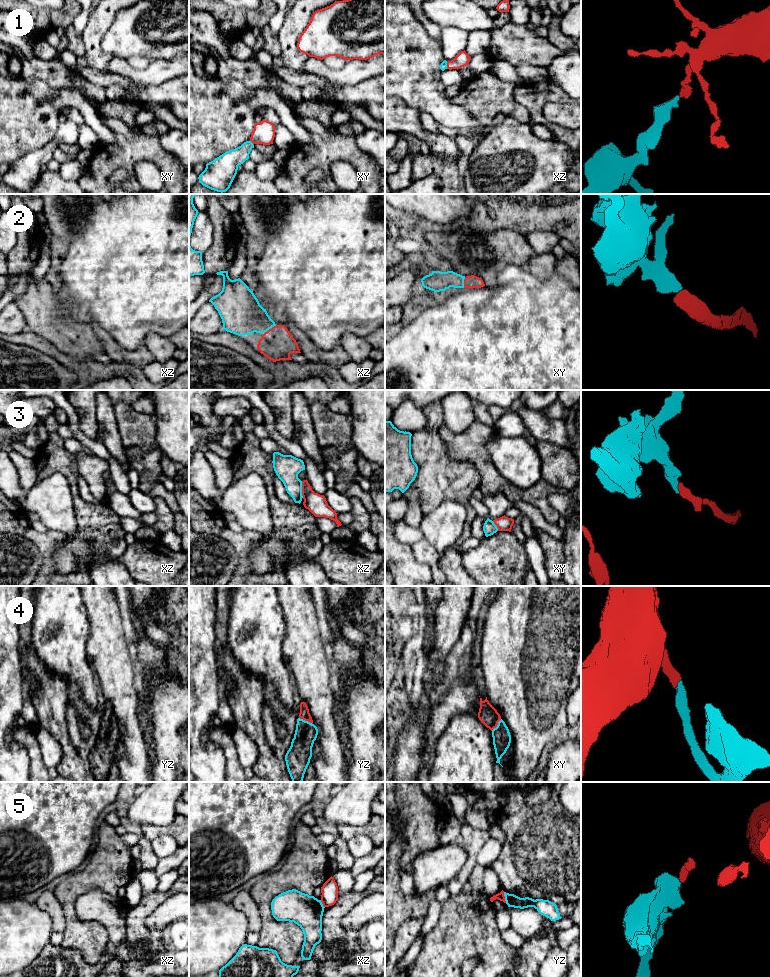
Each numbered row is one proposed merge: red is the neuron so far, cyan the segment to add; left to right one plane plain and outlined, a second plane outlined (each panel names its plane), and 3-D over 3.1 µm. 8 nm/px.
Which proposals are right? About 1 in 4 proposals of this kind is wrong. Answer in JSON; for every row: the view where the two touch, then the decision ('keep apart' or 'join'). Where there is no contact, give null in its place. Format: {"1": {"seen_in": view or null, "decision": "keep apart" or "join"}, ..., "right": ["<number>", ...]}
{"1": {"seen_in": "xy", "decision": "join"}, "2": {"seen_in": "xz", "decision": "join"}, "3": {"seen_in": "xz", "decision": "keep apart"}, "4": {"seen_in": "yz", "decision": "join"}, "5": {"seen_in": "yz", "decision": "keep apart"}, "right": ["1", "2", "4"]}

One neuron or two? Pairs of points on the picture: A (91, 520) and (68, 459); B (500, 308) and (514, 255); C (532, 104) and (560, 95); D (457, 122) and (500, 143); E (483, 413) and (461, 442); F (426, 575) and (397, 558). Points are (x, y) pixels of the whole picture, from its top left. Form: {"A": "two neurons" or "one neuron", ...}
{"A": "one neuron", "B": "two neurons", "C": "one neuron", "D": "two neurons", "E": "two neurons", "F": "one neuron"}

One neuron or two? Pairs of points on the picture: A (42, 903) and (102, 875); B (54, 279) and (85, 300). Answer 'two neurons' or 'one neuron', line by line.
A: two neurons
B: two neurons

